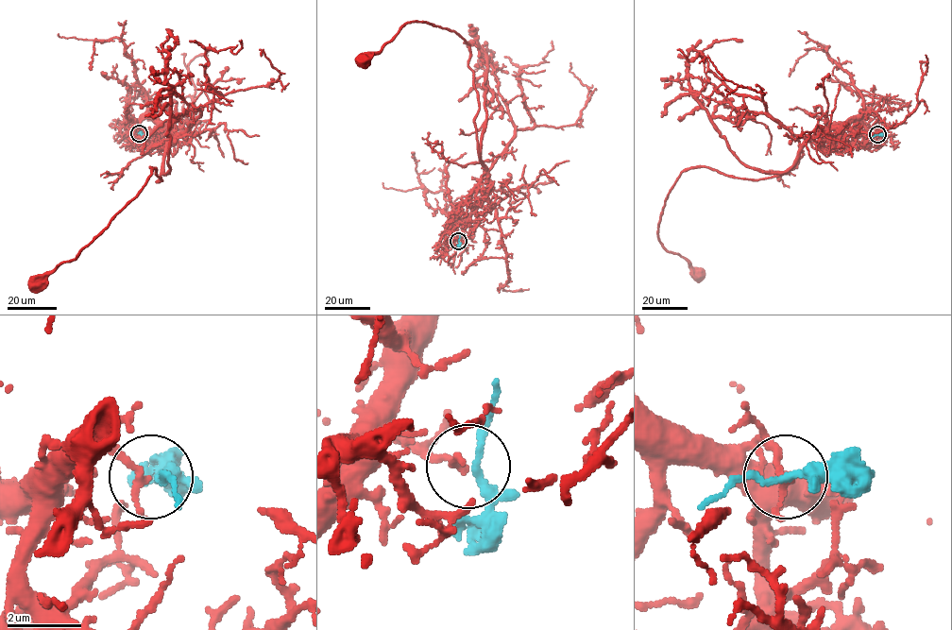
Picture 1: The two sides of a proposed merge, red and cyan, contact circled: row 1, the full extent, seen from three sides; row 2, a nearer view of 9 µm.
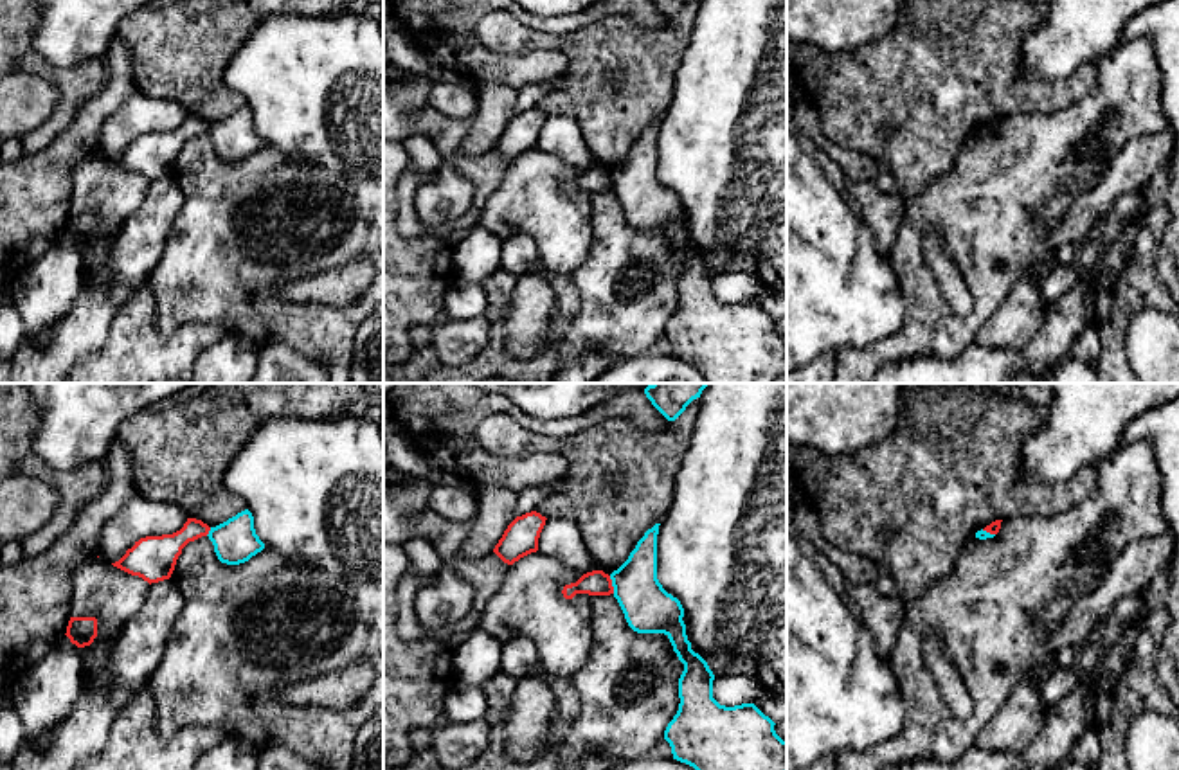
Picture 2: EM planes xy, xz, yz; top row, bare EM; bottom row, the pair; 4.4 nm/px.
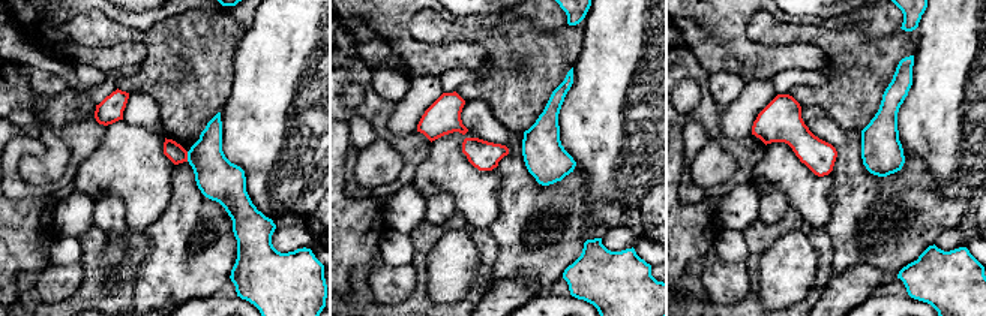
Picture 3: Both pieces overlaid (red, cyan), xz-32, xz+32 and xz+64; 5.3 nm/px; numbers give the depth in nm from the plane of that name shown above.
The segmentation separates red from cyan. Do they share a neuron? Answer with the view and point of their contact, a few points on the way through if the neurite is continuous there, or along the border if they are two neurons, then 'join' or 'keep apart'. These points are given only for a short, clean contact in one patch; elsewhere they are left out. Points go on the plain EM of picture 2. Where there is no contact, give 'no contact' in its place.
meets red in xz at (611, 182); border along xz (609, 173), (614, 189); keep apart

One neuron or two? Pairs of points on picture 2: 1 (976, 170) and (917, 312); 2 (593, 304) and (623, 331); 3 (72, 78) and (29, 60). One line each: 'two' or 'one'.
1: one
2: one
3: one

